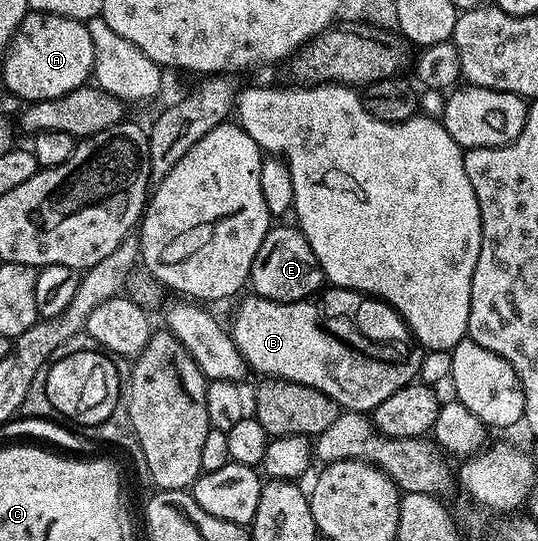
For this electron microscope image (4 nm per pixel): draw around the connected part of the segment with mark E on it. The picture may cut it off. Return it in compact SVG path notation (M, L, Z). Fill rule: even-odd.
M269 227L258 254L254 254L250 288L253 293L274 302L298 302L315 297L325 287L324 271L310 250L310 242L301 234L299 227Z

